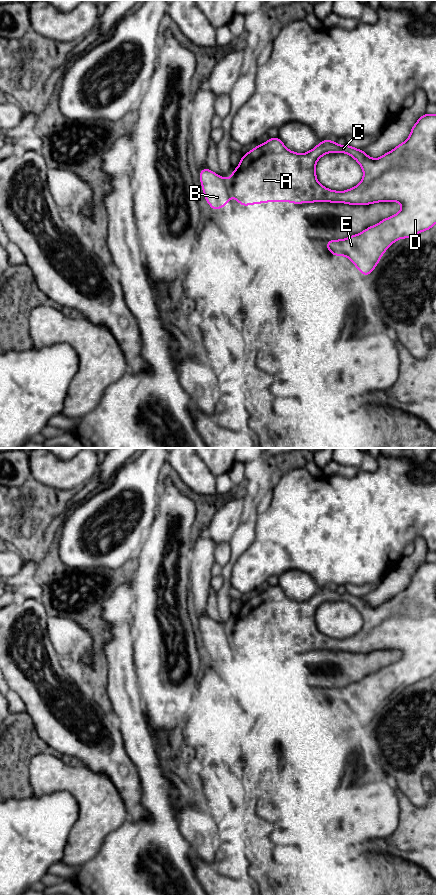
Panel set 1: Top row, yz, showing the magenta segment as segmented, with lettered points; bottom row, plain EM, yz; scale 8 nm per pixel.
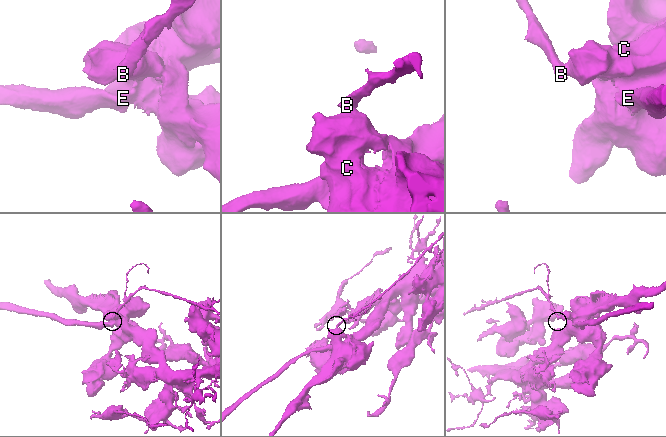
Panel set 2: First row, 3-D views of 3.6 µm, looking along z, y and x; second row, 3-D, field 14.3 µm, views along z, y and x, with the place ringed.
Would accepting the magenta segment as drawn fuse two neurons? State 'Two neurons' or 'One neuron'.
Two neurons

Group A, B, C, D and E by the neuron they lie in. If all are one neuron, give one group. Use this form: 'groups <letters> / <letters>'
groups A C D E / B

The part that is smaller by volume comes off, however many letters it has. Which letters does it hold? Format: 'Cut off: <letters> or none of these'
Cut off: B

